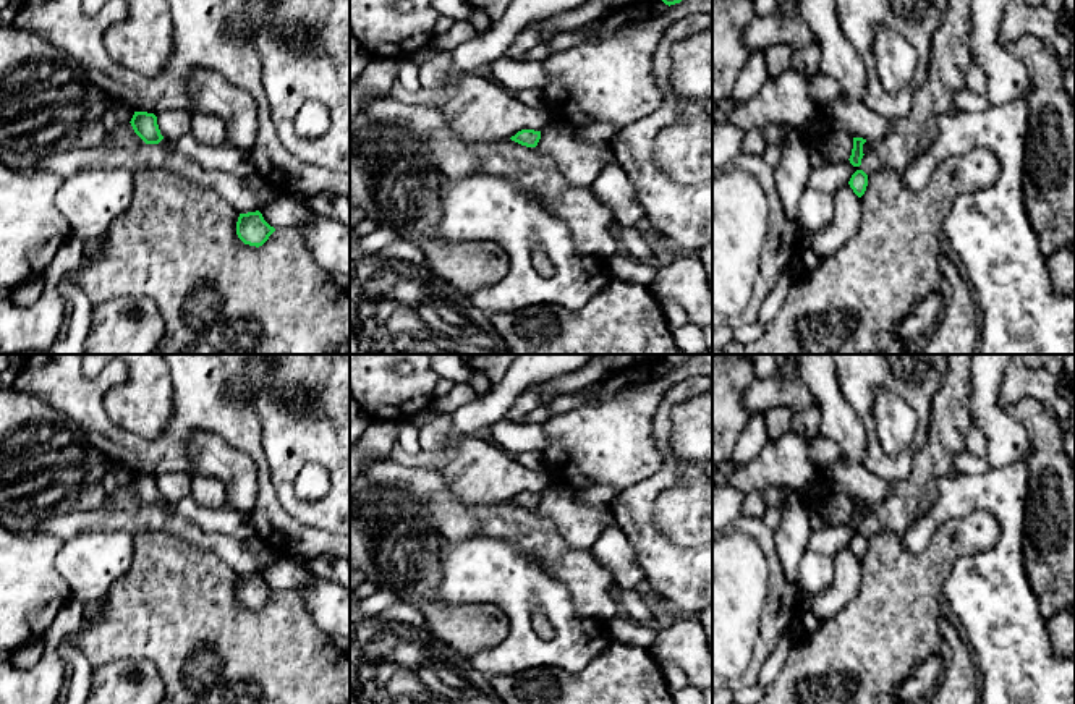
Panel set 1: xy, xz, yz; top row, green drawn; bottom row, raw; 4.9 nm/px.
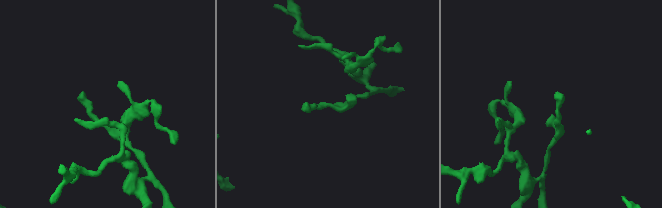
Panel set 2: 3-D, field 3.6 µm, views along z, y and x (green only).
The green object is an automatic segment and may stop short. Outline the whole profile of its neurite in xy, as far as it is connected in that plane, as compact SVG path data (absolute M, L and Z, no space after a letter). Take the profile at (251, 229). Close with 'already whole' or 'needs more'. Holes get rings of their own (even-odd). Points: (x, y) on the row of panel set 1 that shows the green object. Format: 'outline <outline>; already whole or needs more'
outline M259 210L240 214L238 217L236 235L244 244L259 248L274 231L275 228L264 220Z; already whole

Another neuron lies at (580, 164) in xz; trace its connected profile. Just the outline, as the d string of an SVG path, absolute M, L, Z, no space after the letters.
M554 125L541 131L538 147L550 155L565 180L578 188L591 188L604 167L615 160L610 144L580 142L568 129Z

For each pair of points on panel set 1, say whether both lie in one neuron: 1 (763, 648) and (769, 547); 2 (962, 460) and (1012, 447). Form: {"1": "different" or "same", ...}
{"1": "same", "2": "different"}

